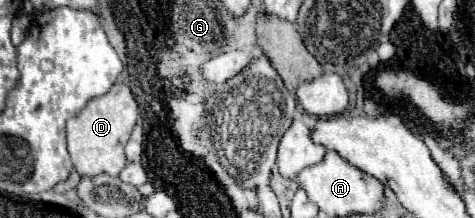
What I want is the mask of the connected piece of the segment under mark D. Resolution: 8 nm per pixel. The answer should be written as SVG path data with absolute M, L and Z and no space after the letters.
M113 85L105 95L93 97L75 117L67 121L67 149L73 167L79 175L95 177L97 173L109 173L117 177L127 165L123 147L137 123L139 107L127 85Z

